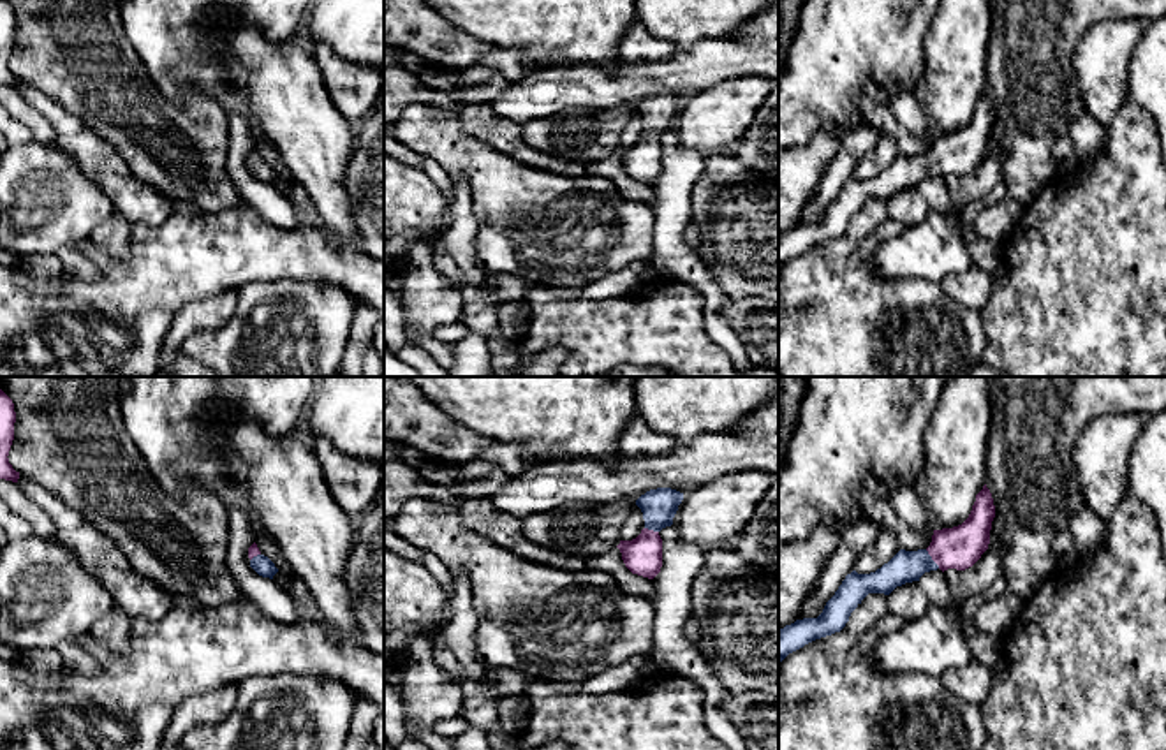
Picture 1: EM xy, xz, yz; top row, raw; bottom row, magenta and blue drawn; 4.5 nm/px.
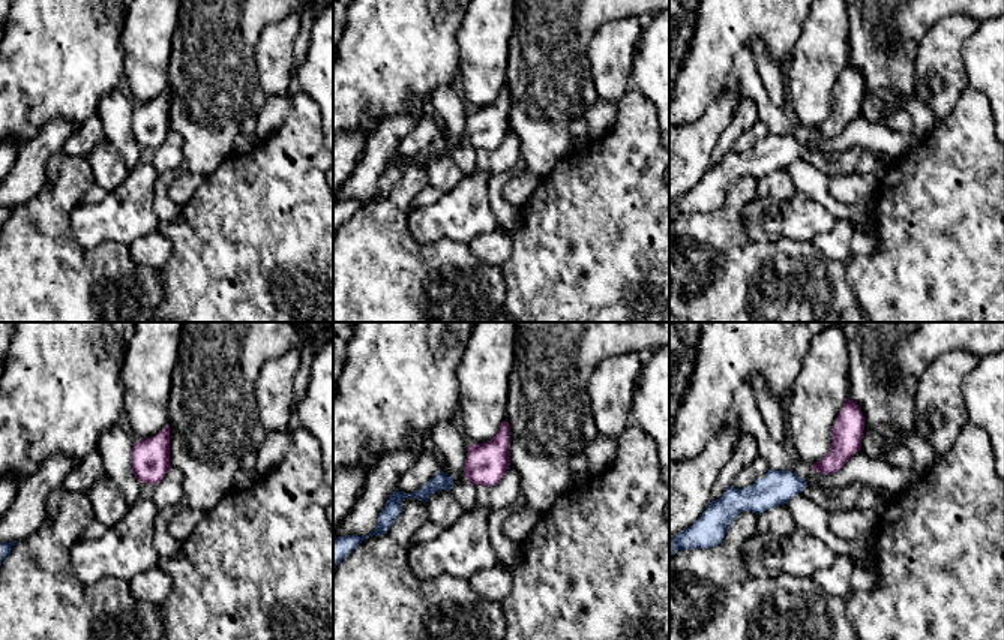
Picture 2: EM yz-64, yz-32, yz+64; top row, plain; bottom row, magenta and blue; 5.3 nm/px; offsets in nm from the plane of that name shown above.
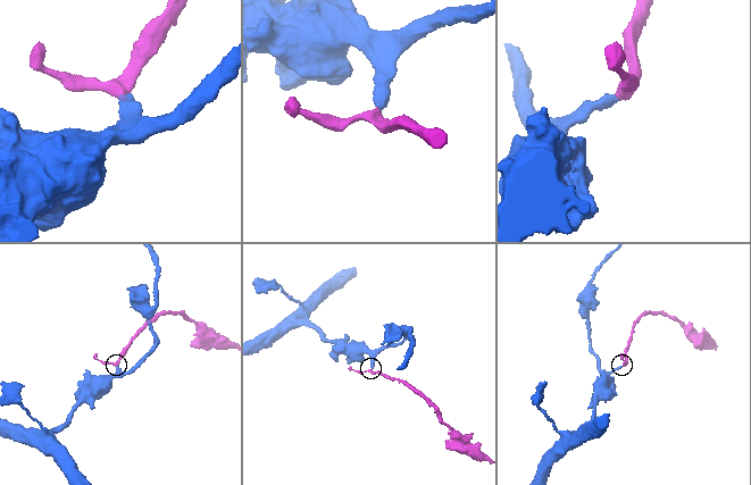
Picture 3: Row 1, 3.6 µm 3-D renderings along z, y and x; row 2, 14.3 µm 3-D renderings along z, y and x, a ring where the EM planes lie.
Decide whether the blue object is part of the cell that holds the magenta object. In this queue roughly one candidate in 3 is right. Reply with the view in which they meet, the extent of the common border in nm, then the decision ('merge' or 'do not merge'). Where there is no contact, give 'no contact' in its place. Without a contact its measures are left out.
yz | 110 nm | merge

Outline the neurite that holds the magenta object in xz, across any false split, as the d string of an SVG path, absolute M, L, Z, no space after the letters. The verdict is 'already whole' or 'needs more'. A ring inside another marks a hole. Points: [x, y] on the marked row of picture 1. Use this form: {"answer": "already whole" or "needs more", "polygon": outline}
{"answer": "needs more", "polygon": "M671 488L650 489L636 500L643 512L645 528L632 540L616 546L625 567L638 576L653 579L662 567L662 539L659 532L673 525L683 493Z"}

